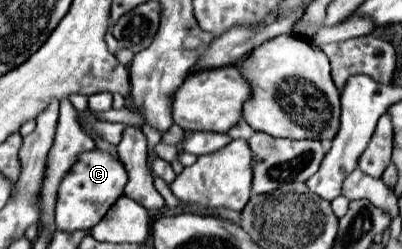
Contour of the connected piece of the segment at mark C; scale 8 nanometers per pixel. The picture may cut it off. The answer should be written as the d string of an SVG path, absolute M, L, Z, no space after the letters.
M99 149L81 153L59 185L57 217L55 217L57 229L65 229L71 233L77 229L91 229L93 225L97 225L109 211L109 207L123 195L127 181L129 177L123 163L111 153Z

